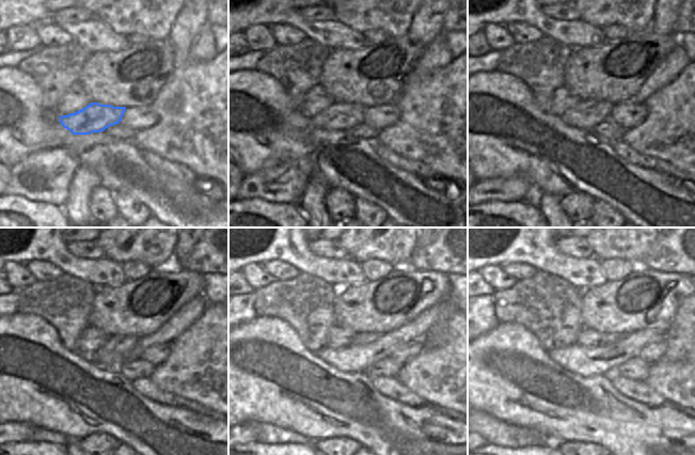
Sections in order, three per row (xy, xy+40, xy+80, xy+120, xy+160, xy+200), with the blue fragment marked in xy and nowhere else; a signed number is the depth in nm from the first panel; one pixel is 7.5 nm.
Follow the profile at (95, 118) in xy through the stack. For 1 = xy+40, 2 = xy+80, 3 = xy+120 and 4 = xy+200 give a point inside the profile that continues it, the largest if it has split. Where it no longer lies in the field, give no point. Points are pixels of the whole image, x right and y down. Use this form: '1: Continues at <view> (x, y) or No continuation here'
1: Continues at xy+40 (340, 115)
2: Continues at xy+80 (586, 114)
3: Continues at xy+120 (116, 347)
4: Continues at xy+200 (607, 338)

